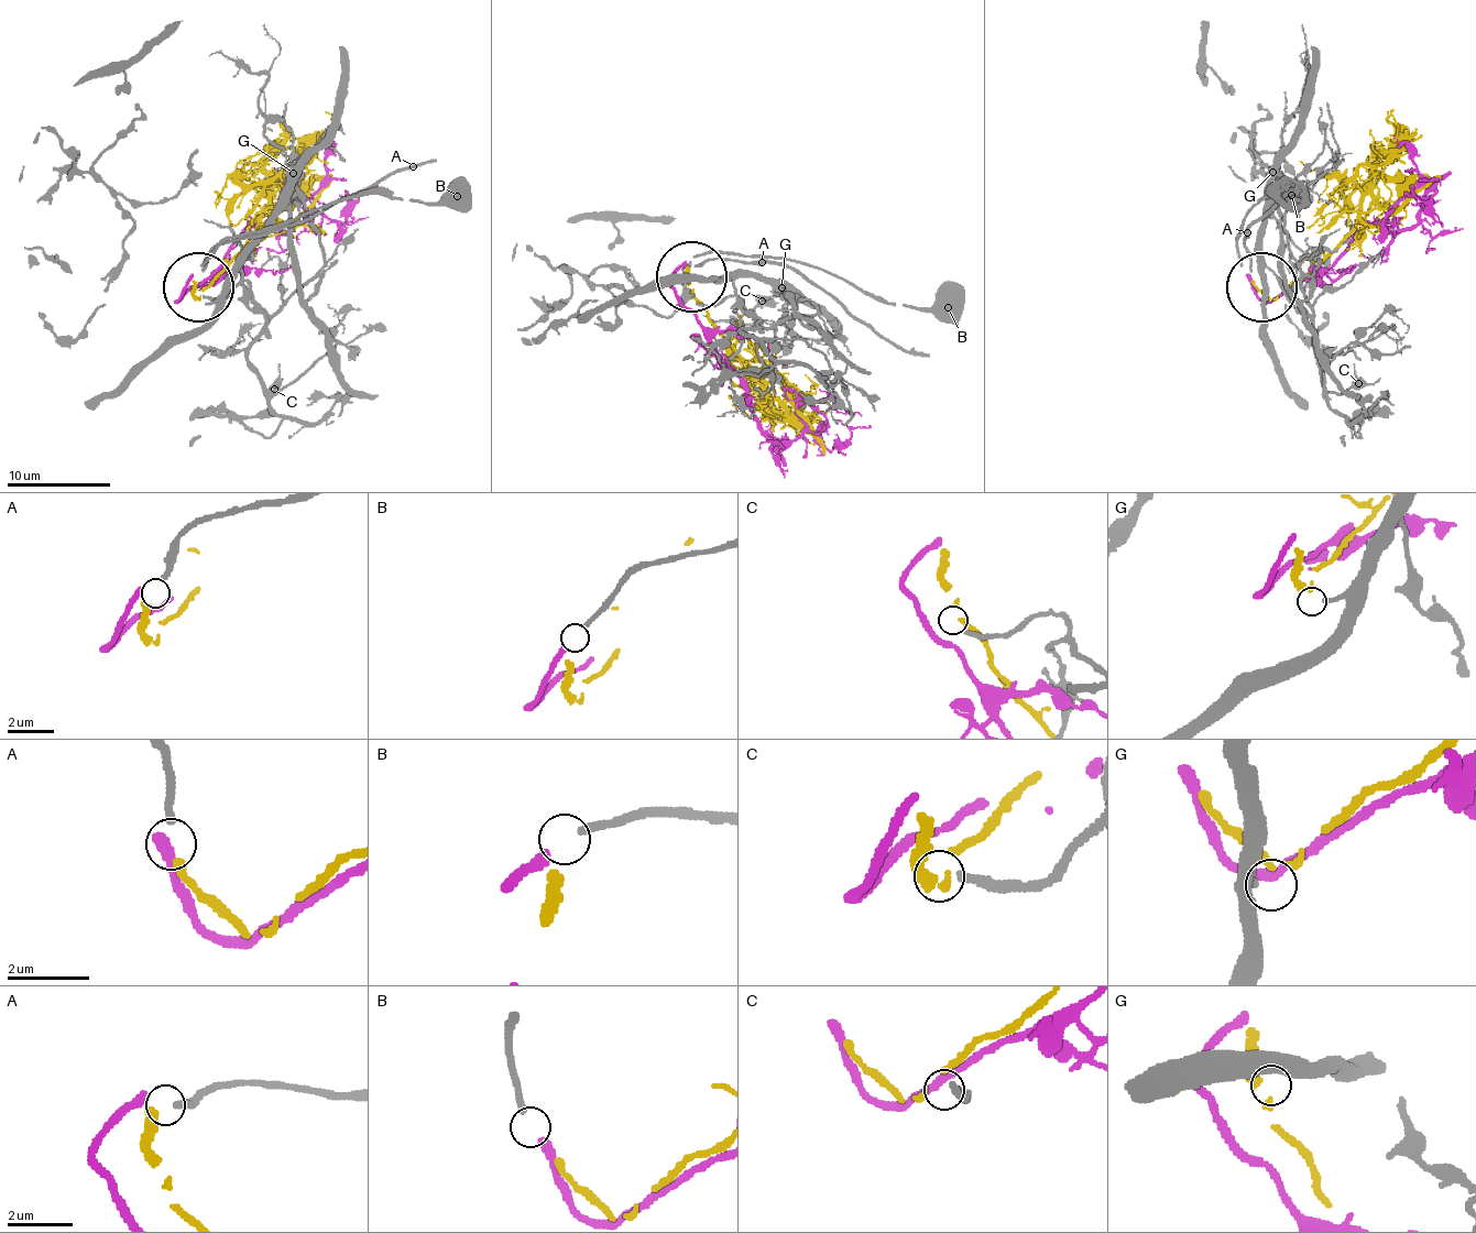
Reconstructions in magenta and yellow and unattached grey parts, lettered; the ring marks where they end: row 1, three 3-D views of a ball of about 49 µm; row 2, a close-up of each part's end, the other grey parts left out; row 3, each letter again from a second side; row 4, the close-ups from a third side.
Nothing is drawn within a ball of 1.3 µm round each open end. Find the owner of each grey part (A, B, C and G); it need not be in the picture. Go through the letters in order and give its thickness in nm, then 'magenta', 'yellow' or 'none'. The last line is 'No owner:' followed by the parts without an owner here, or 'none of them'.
A: calibre 200 nm; yellow
B: calibre 180 nm; magenta
C: calibre 190 nm; none
G: calibre 160 nm; none
No owner: C, G

